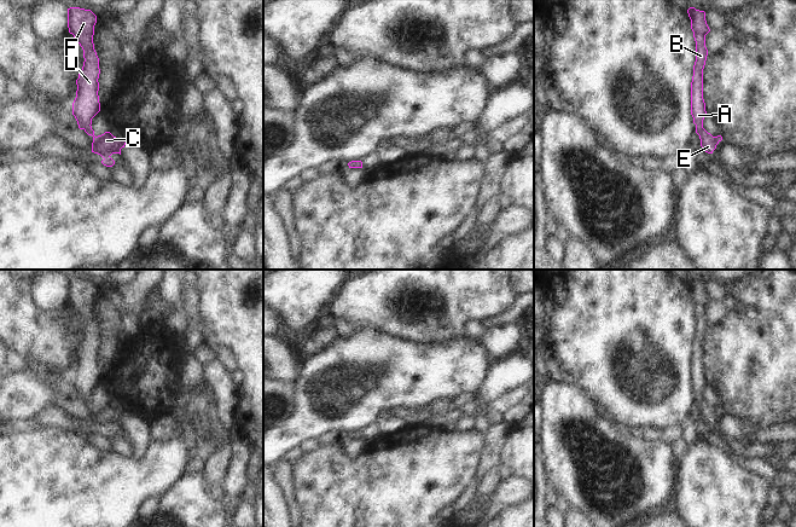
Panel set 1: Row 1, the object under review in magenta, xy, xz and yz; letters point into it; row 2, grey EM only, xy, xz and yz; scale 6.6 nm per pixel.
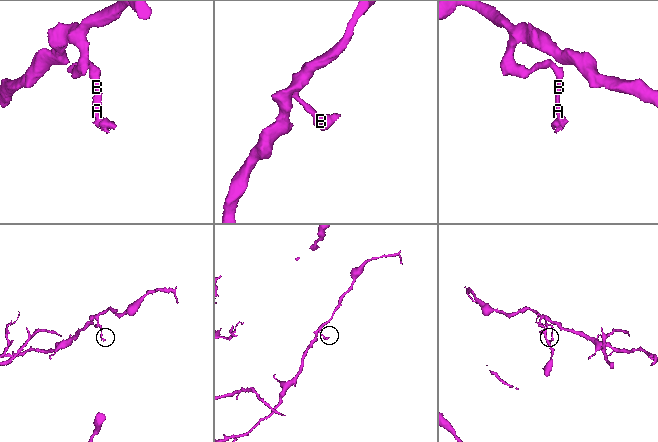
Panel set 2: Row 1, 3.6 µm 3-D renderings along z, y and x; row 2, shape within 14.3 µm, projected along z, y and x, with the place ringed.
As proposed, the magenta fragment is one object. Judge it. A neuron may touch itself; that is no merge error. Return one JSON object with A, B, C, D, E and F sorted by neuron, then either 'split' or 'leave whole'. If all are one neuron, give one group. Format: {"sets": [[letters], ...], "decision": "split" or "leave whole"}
{"sets": [["A", "B", "C", "D", "E", "F"]], "decision": "leave whole"}

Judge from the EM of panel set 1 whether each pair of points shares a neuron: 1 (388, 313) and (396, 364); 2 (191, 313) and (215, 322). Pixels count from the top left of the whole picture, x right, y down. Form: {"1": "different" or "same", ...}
{"1": "different", "2": "different"}

